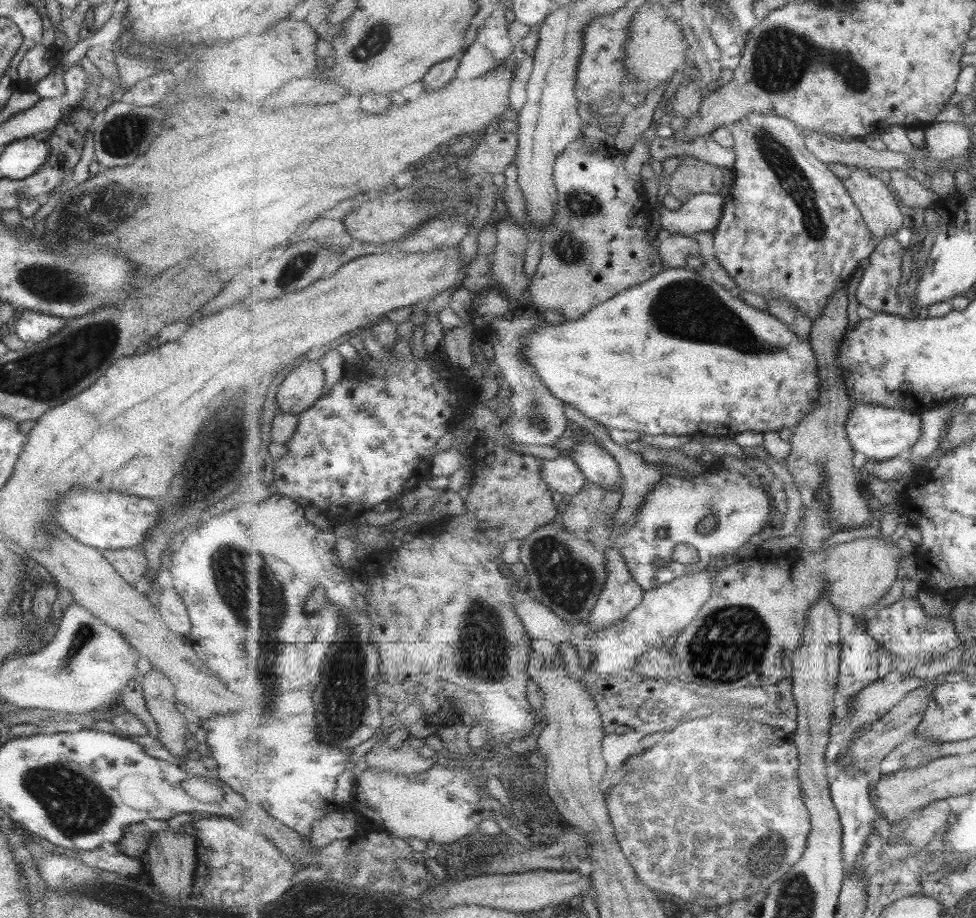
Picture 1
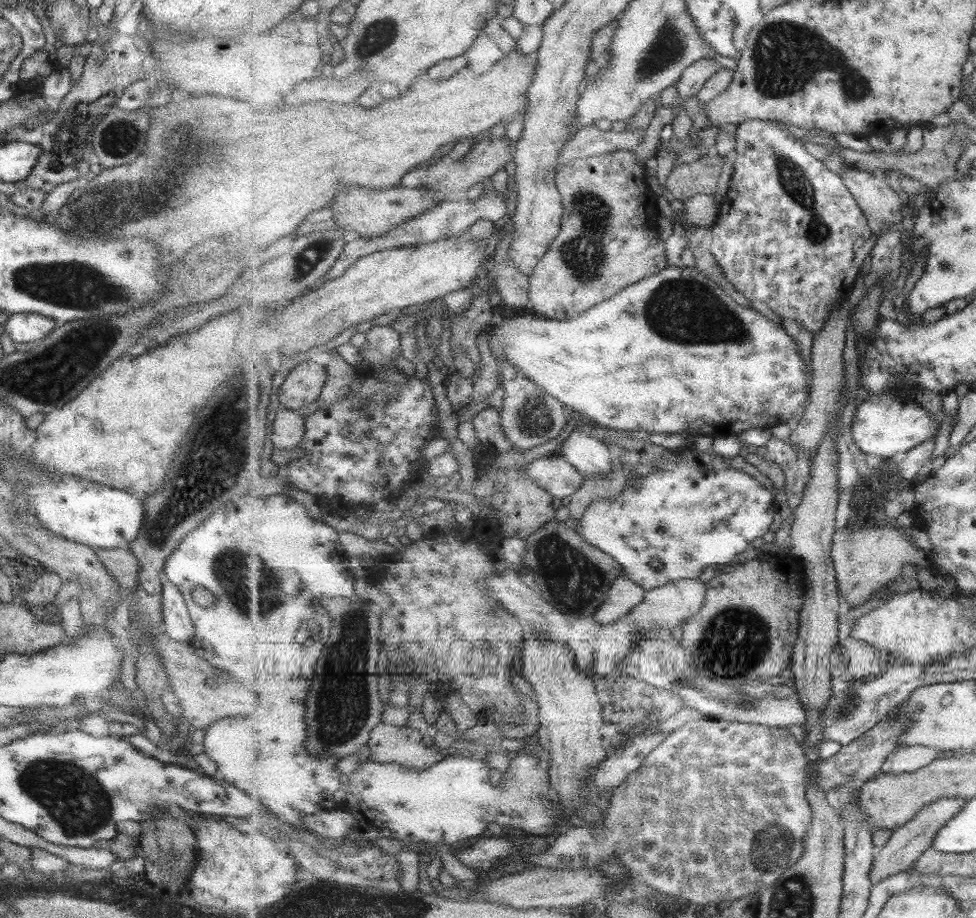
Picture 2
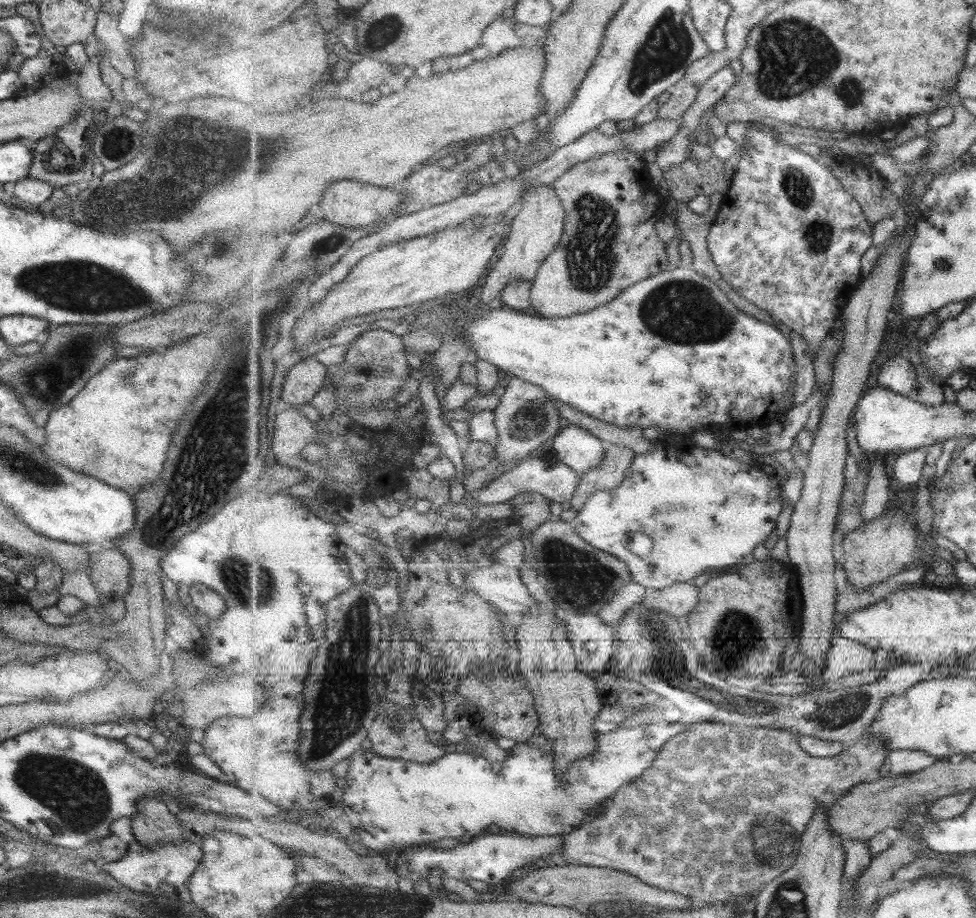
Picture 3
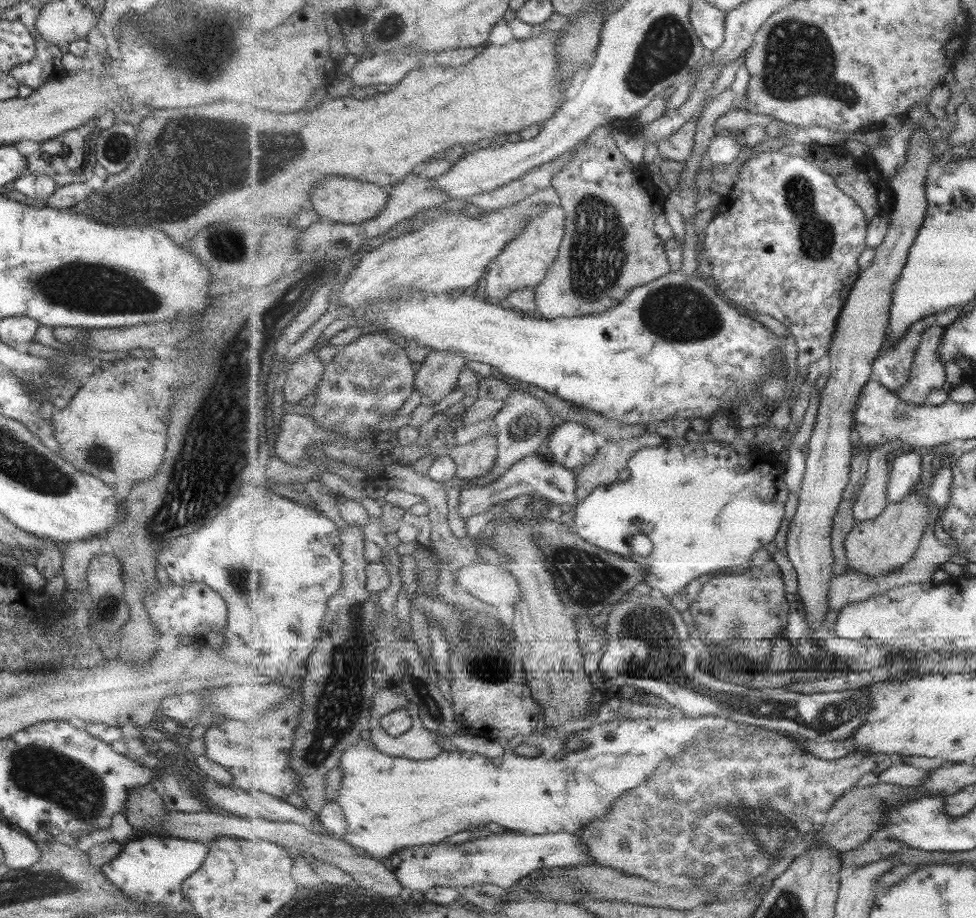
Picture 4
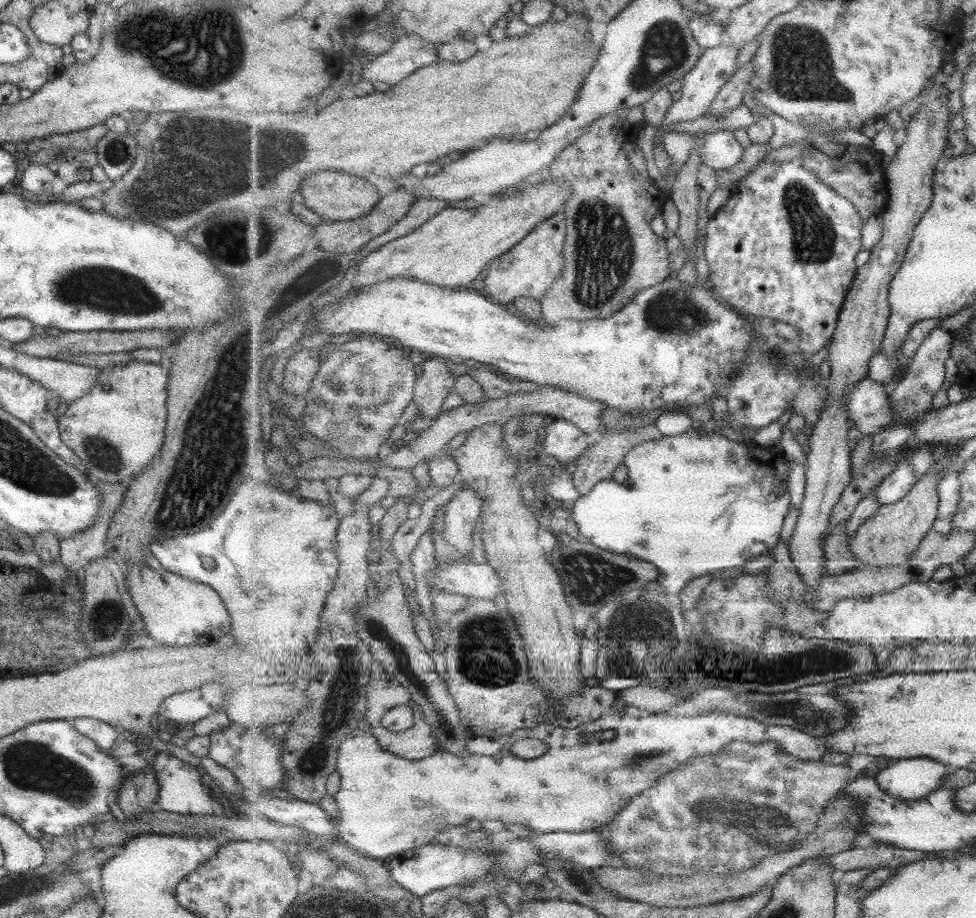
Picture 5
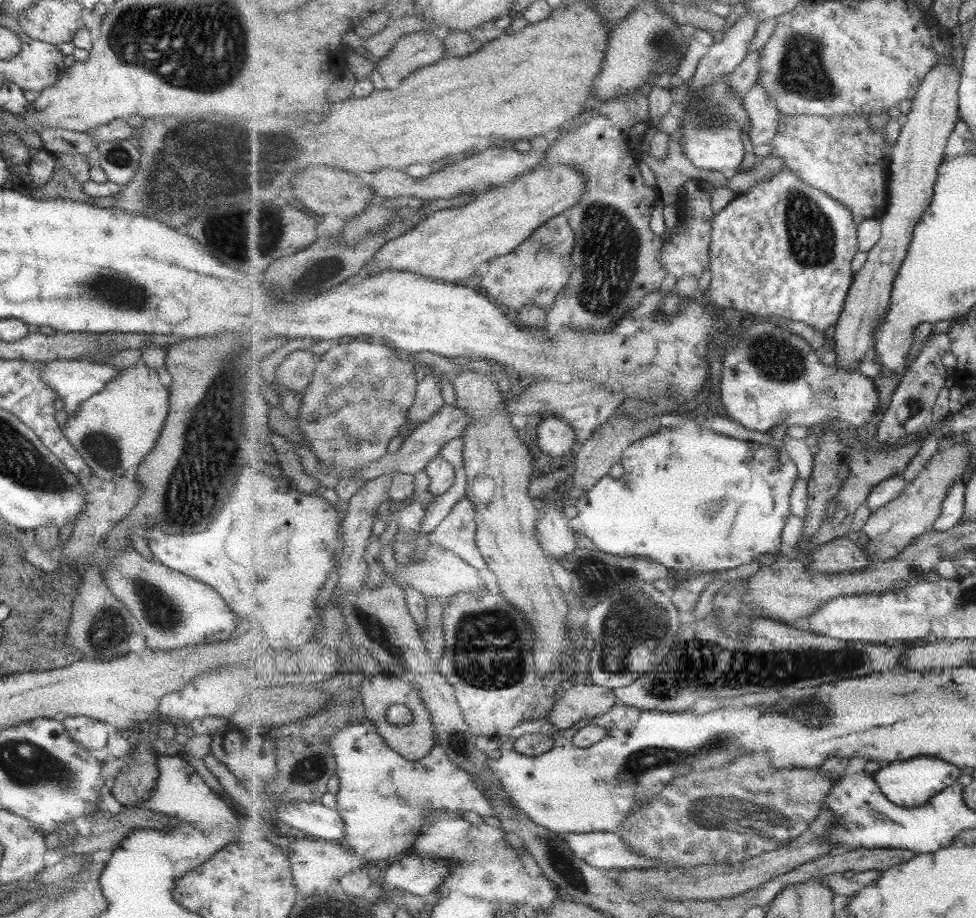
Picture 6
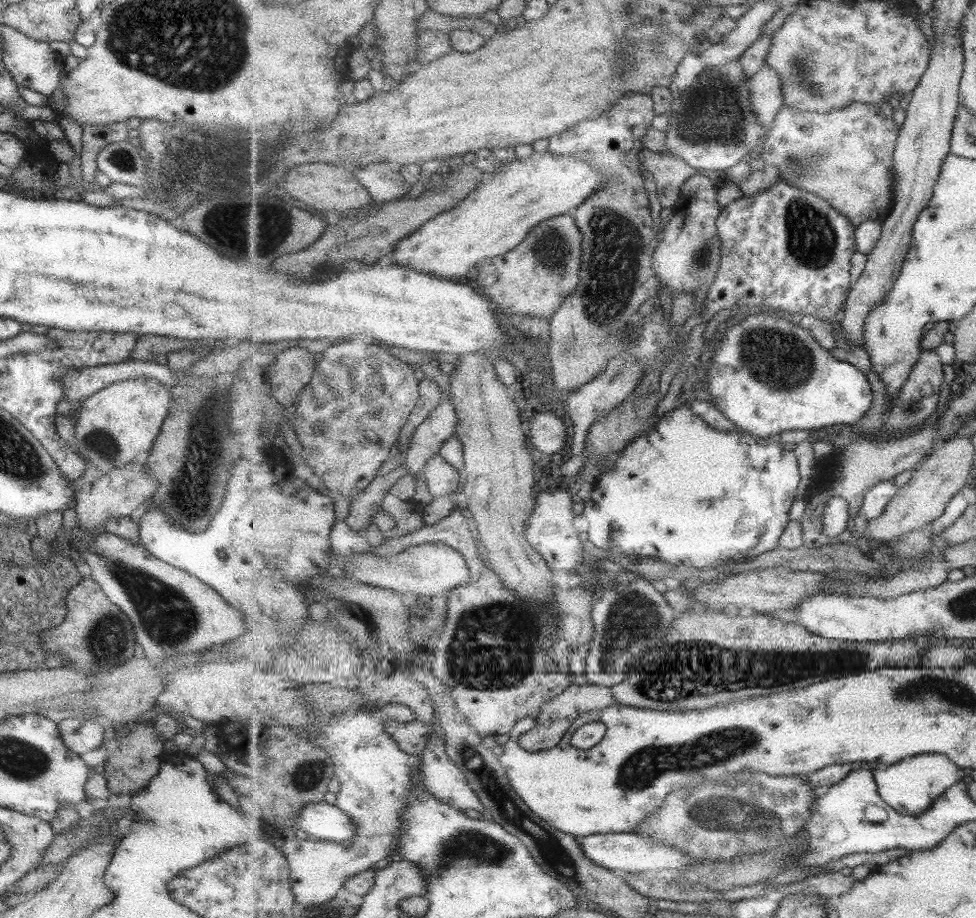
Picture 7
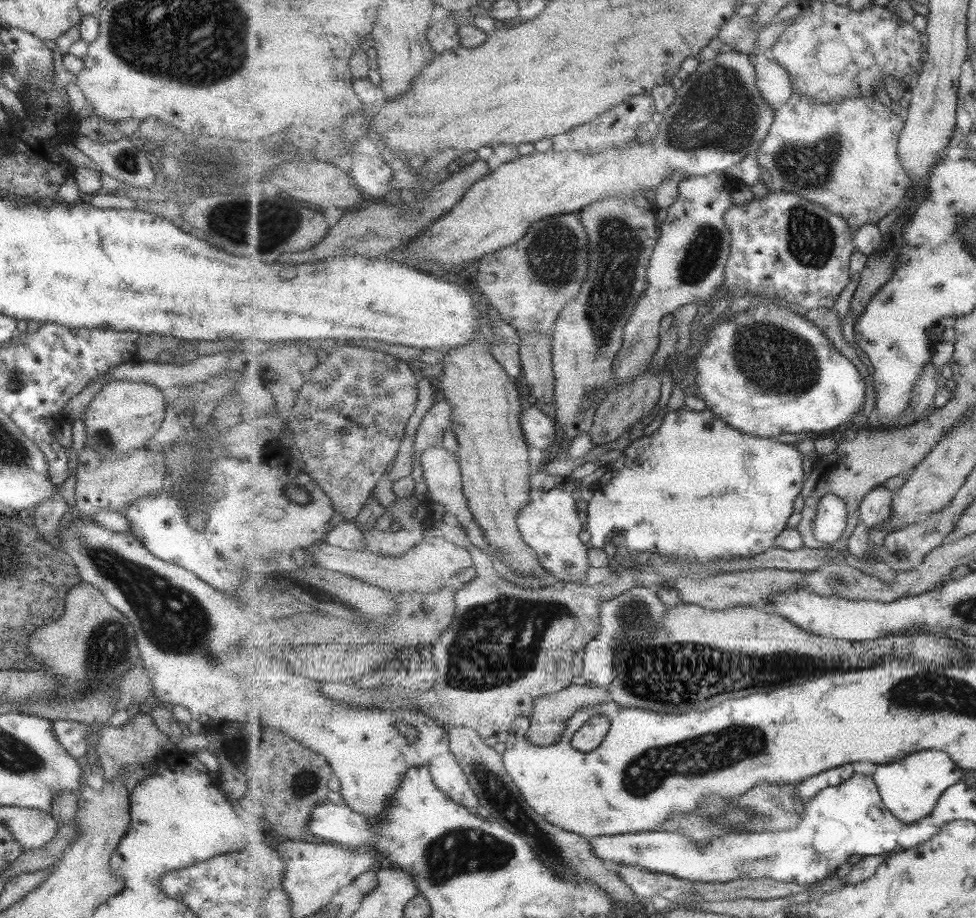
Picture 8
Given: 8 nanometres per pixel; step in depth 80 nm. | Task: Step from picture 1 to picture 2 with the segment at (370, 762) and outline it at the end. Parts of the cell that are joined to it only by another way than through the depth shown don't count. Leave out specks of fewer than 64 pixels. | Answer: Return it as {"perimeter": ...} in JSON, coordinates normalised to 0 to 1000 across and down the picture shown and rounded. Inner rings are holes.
{"perimeter":[[[390,786],[381,795],[379,807],[376,810],[379,815],[377,826],[384,830],[405,830],[417,837],[438,839],[458,825],[457,818],[445,812],[435,813],[431,806],[433,806],[431,797],[419,794],[416,790],[409,794],[407,791]]]}

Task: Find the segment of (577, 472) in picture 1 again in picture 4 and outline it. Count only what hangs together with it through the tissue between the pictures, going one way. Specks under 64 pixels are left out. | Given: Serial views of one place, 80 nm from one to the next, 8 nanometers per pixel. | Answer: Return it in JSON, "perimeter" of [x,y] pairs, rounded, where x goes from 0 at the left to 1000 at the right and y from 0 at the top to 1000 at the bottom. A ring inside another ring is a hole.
{"perimeter":[[[546,493],[528,504],[511,522],[500,528],[486,527],[480,534],[470,533],[470,547],[468,549],[469,560],[476,569],[483,561],[496,562],[500,553],[518,546],[526,545],[530,540],[550,537],[560,548],[567,548],[577,553],[589,553],[593,548],[591,544],[589,516],[586,511],[580,510],[570,503],[560,502],[559,498]]]}

